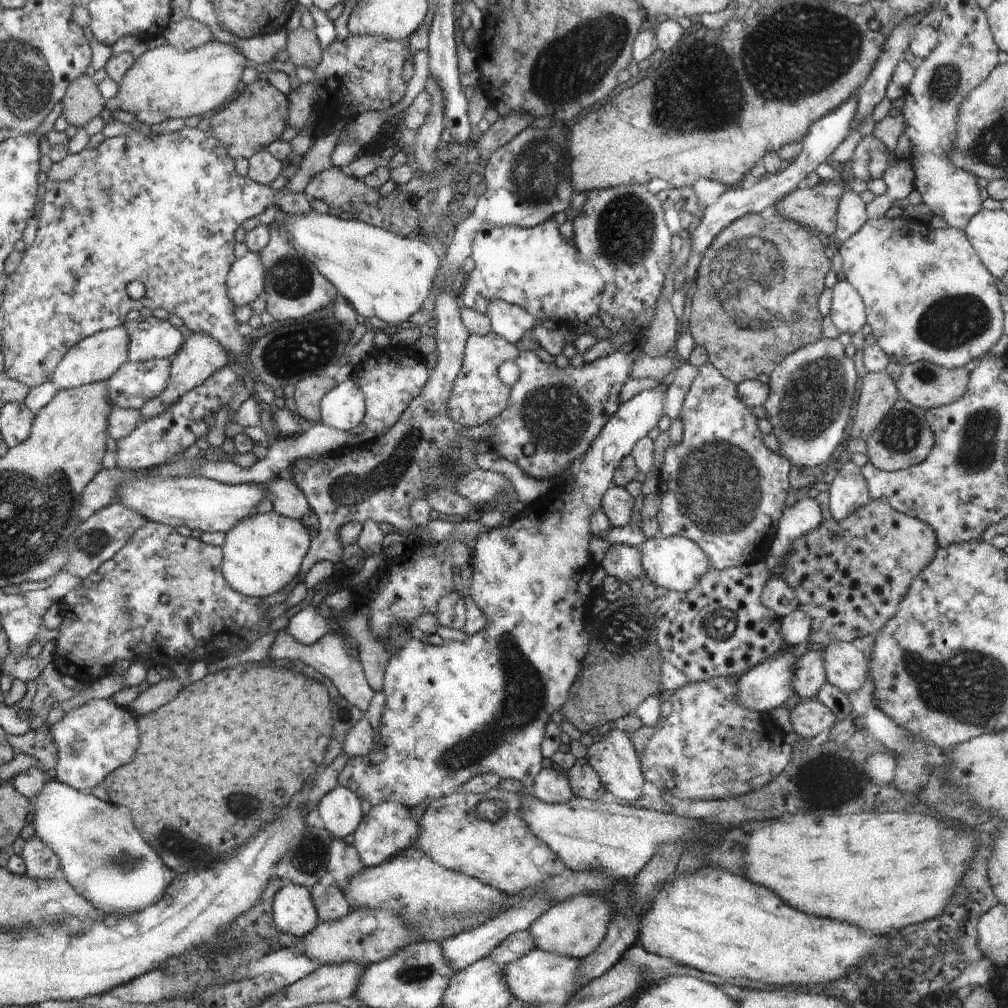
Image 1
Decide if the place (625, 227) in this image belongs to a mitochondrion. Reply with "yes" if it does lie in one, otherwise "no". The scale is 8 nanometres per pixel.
yes

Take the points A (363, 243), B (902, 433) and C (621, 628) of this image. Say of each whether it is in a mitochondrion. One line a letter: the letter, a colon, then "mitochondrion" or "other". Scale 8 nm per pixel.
A: other
B: mitochondrion
C: mitochondrion

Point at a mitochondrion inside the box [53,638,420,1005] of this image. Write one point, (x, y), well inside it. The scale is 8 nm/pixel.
(180, 846)

